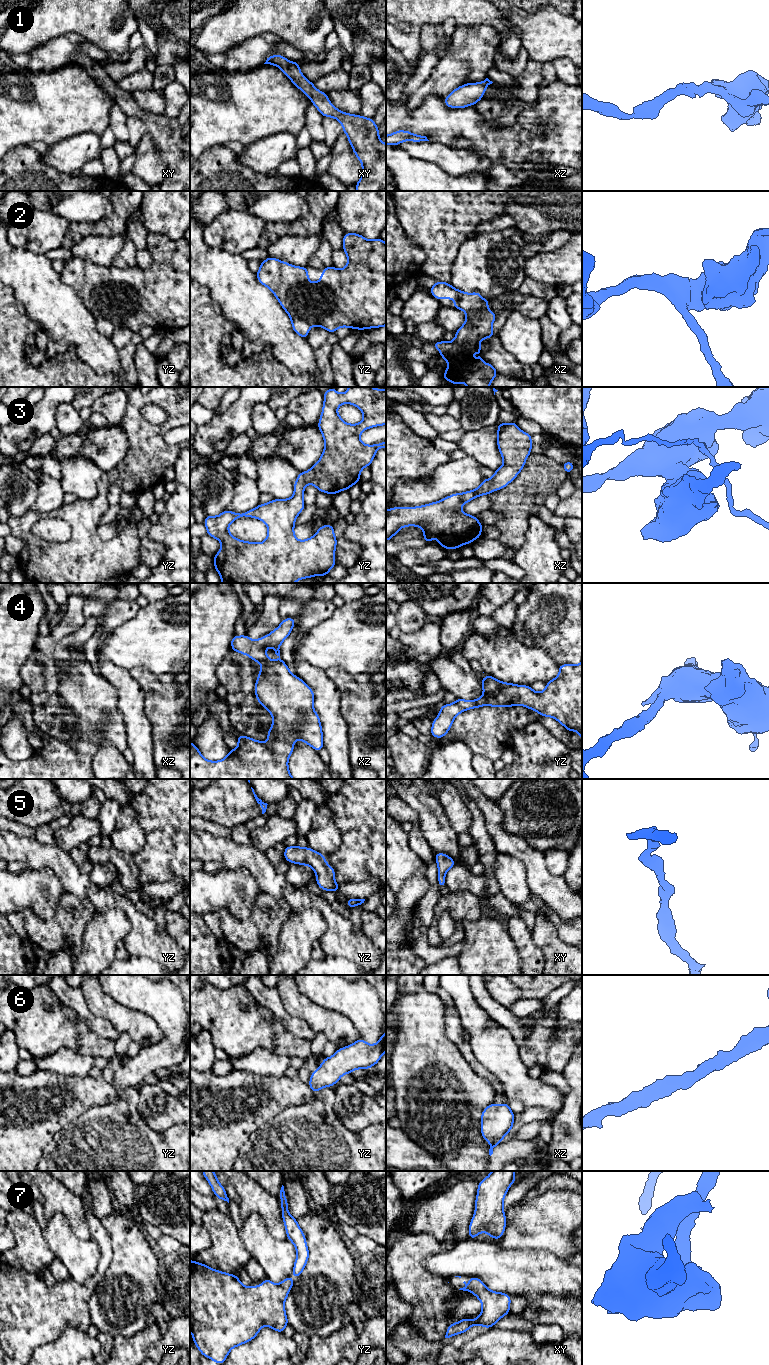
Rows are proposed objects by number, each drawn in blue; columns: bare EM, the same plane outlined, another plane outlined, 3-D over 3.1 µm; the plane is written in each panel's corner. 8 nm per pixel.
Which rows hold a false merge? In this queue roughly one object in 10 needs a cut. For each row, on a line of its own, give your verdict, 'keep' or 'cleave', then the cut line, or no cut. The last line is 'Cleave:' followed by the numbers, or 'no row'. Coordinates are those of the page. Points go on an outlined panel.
1: keep | no cut
2: keep | no cut
3: keep | no cut
4: keep | no cut
5: keep | no cut
6: keep | no cut
7: keep | no cut
Cleave: no row

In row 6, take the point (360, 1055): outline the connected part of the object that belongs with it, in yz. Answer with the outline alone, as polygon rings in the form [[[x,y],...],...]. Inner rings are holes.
[[[386,1032],[373,1045],[359,1038],[353,1044],[339,1048],[336,1053],[324,1058],[319,1068],[312,1072],[310,1089],[316,1094],[324,1087],[332,1087],[341,1076],[353,1073],[355,1069],[370,1069],[386,1052]]]

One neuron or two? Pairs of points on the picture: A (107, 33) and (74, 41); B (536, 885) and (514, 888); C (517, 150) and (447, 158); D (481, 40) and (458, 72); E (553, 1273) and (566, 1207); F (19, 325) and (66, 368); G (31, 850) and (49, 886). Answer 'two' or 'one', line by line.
A: two
B: two
C: two
D: one
E: two
F: one
G: two

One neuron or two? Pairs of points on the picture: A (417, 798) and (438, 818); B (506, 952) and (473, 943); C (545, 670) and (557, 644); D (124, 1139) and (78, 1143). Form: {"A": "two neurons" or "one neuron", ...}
{"A": "one neuron", "B": "one neuron", "C": "two neurons", "D": "one neuron"}

